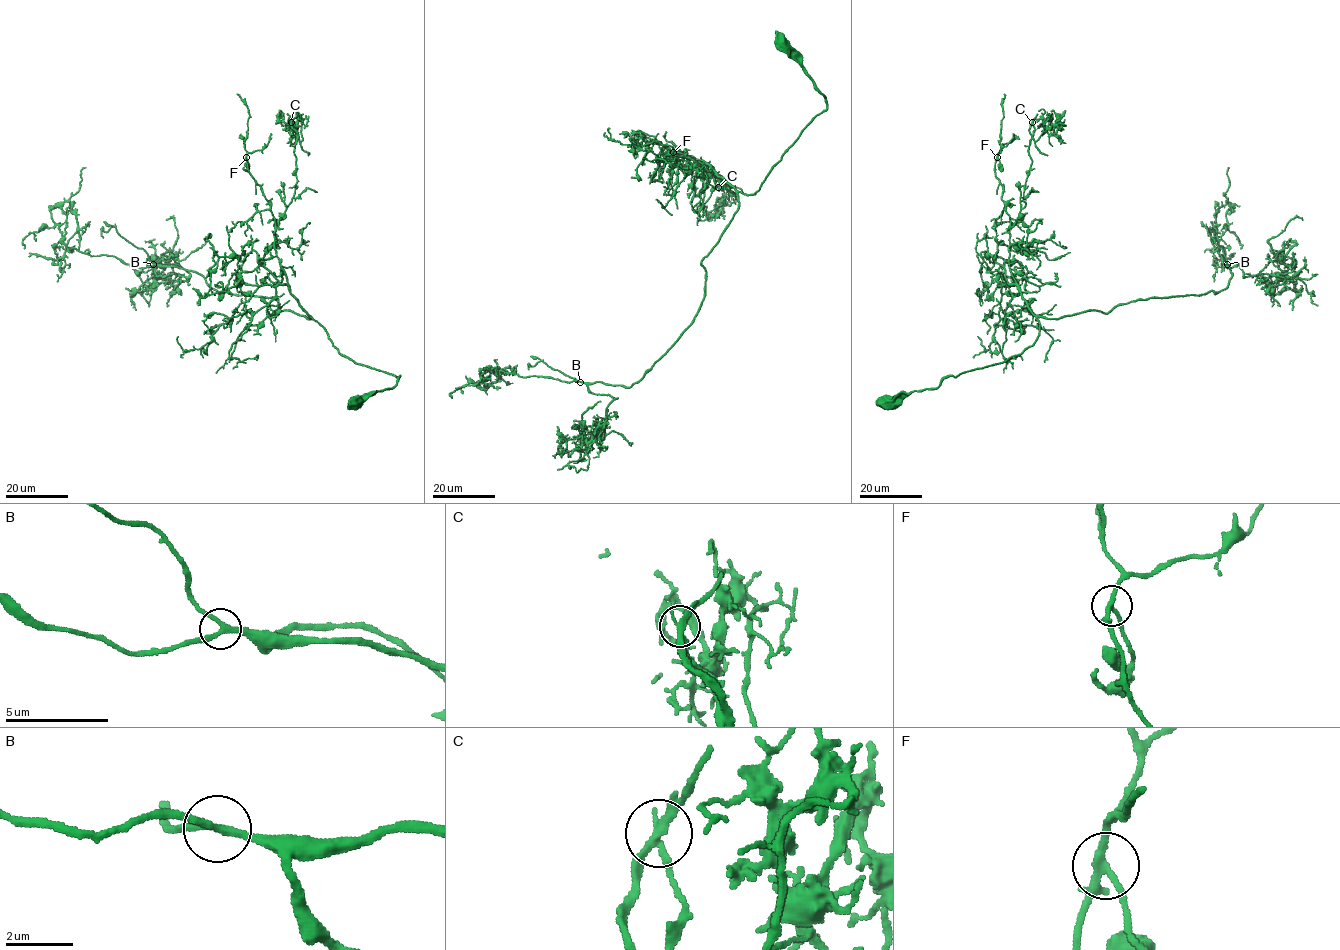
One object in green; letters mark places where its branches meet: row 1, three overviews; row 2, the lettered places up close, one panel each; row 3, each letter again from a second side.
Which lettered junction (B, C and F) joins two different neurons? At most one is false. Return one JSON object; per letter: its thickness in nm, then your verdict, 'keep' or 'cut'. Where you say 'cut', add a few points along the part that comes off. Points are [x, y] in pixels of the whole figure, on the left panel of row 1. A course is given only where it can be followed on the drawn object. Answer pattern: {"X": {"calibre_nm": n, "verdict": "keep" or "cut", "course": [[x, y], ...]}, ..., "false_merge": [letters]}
{"B": {"calibre_nm": 220, "verdict": "keep"}, "C": {"calibre_nm": 220, "verdict": "cut", "course": [[290, 122], [301, 141], [303, 119], [298, 120], [294, 127], [281, 121], [278, 117], [280, 111]]}, "F": {"calibre_nm": 200, "verdict": "keep"}, "false_merge": ["C"]}

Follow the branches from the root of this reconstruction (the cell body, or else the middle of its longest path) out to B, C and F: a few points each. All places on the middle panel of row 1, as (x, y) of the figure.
B: (783, 41), (827, 108), (754, 194), (737, 193), (701, 262), (703, 300), (676, 342), (630, 386), (580, 382)
C: (783, 41), (827, 108), (754, 194), (743, 194), (702, 163), (724, 181), (717, 187)
F: (783, 41), (825, 98), (827, 108), (803, 130), (760, 188), (743, 194), (710, 164), (673, 152)

